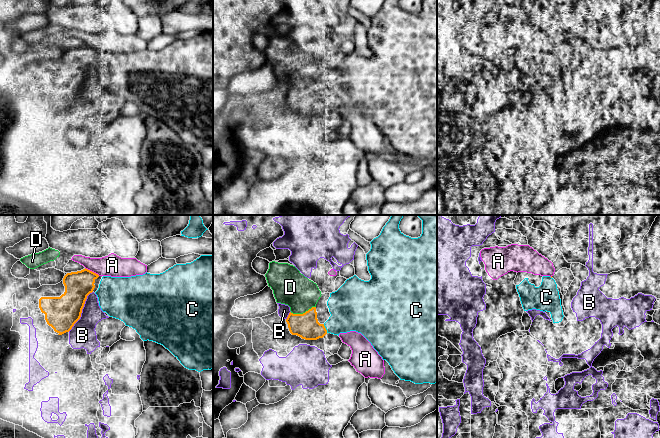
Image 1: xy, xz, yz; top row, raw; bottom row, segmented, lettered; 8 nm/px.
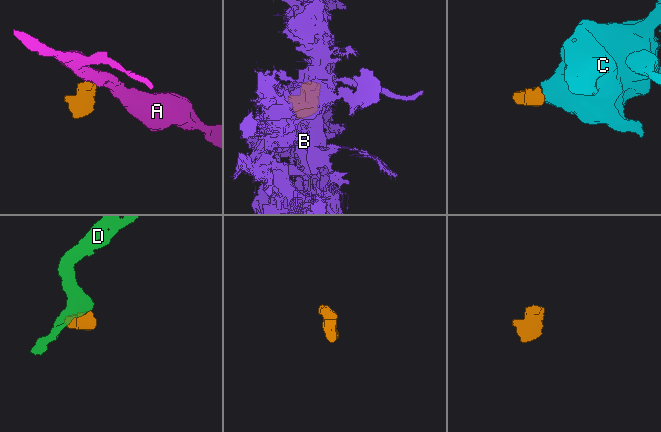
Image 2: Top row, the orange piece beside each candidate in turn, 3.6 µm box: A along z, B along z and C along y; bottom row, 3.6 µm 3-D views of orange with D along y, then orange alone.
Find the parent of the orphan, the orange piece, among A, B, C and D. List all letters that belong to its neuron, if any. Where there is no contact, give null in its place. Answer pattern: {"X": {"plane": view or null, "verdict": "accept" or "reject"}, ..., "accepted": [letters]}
{"A": {"plane": "xy", "verdict": "reject"}, "B": {"plane": "xy", "verdict": "reject"}, "C": {"plane": "xz", "verdict": "accept"}, "D": {"plane": "xz", "verdict": "accept"}, "accepted": ["C", "D"]}

